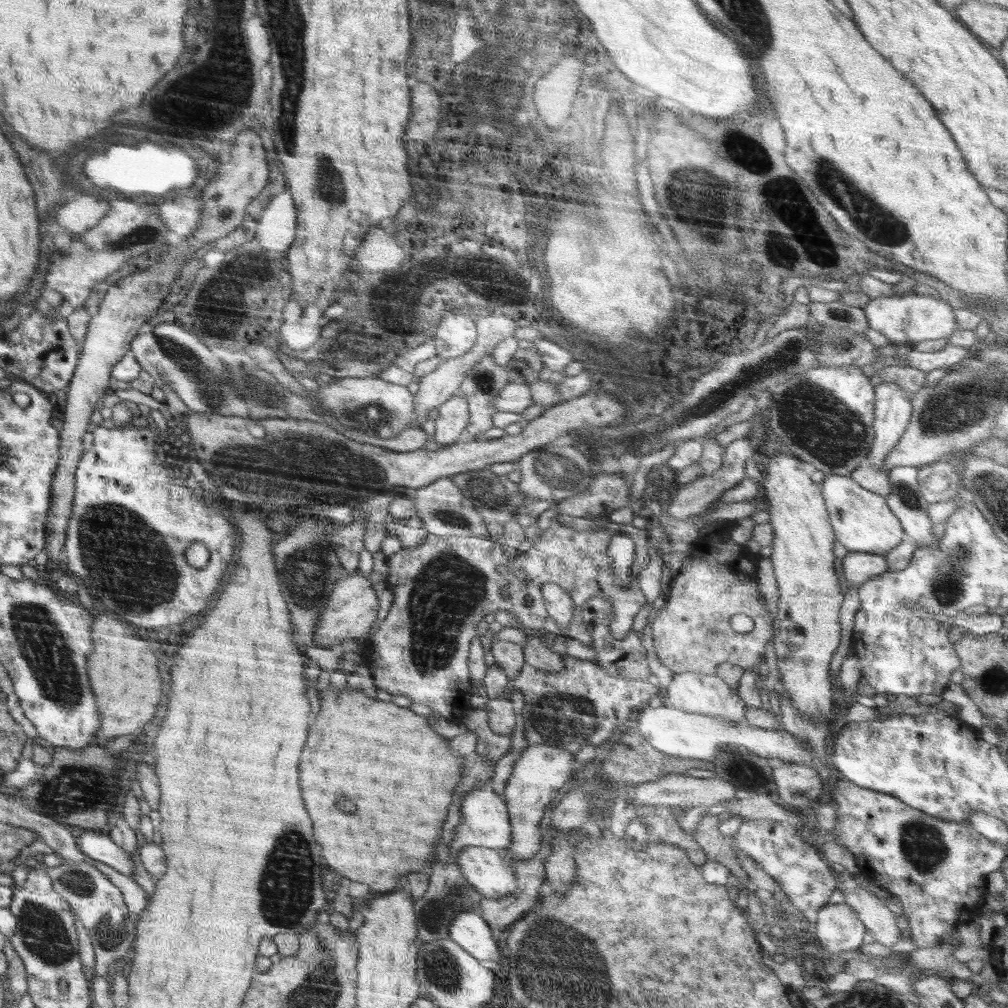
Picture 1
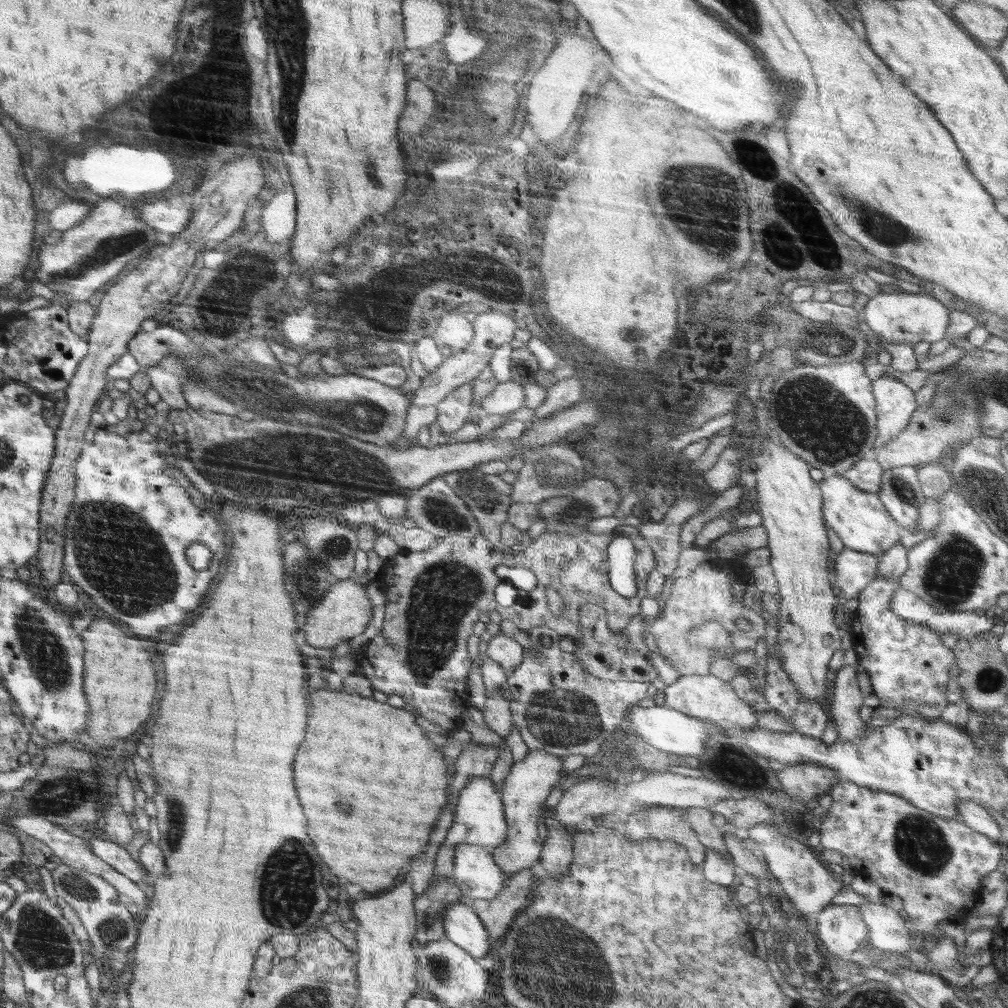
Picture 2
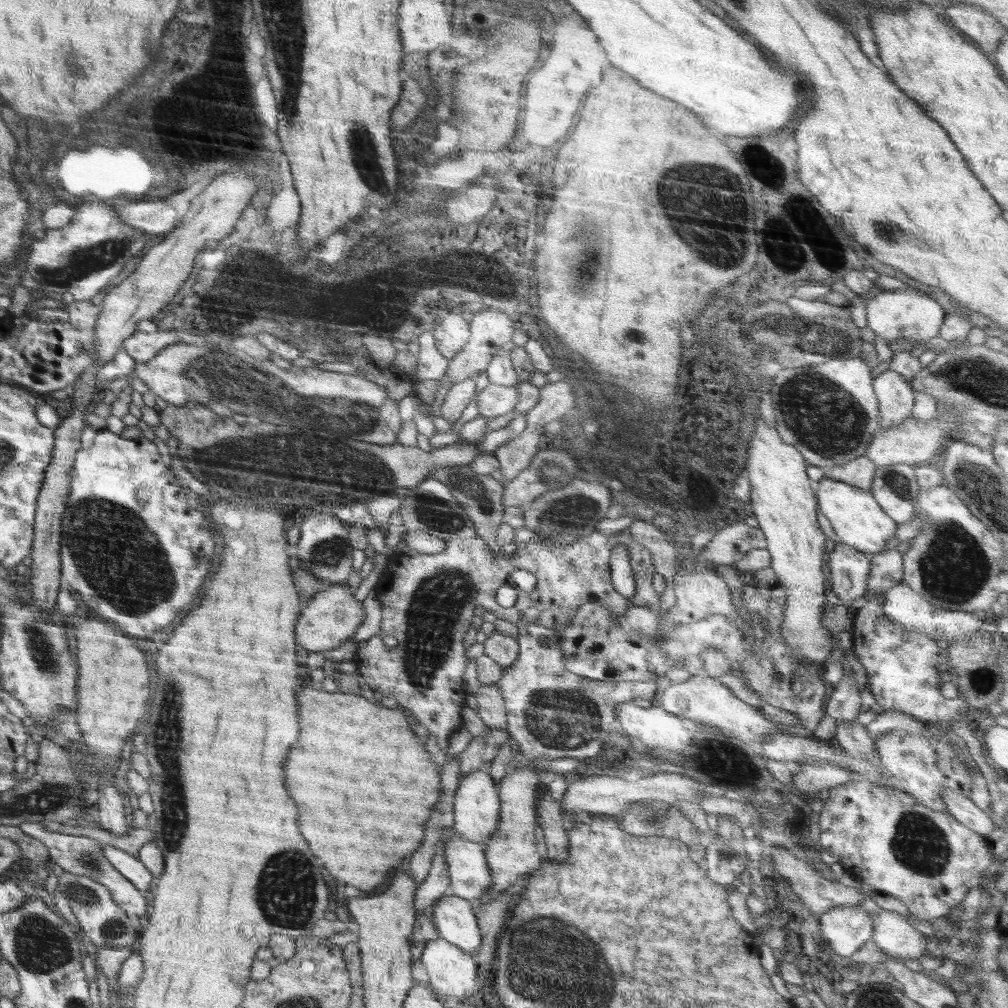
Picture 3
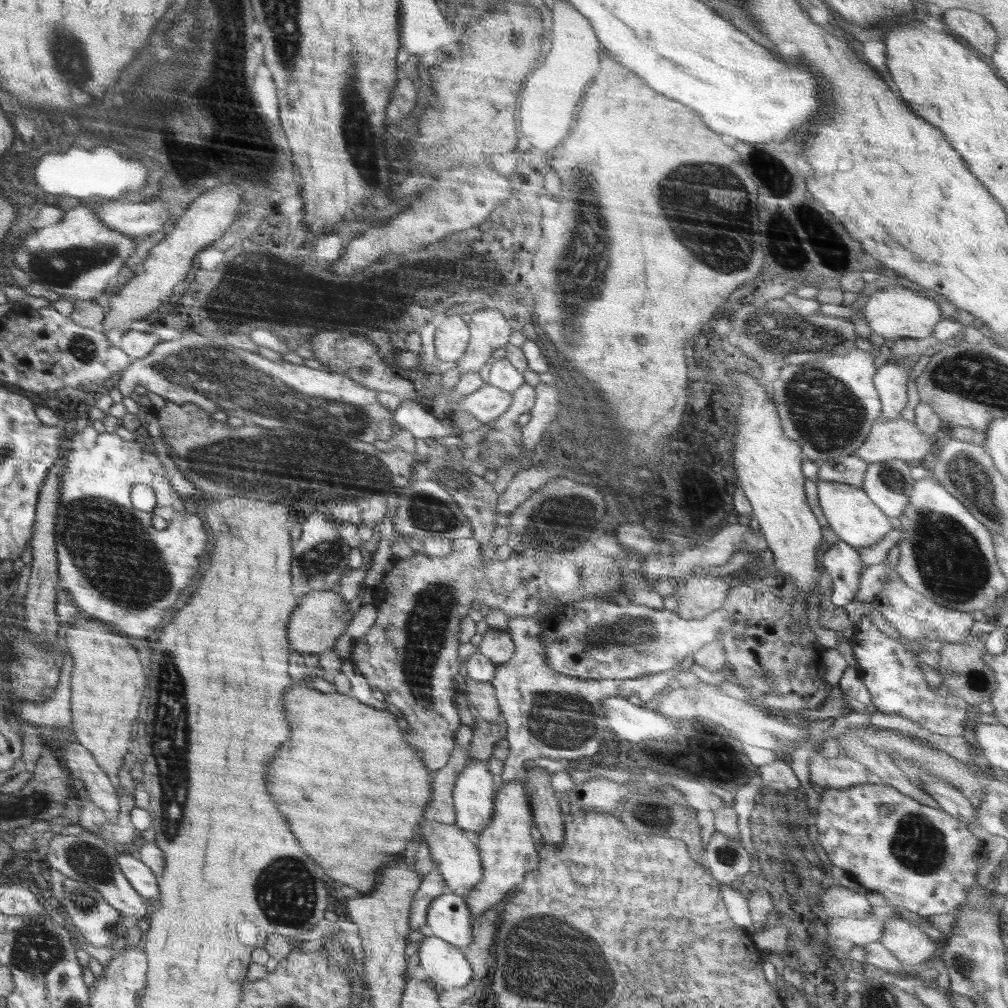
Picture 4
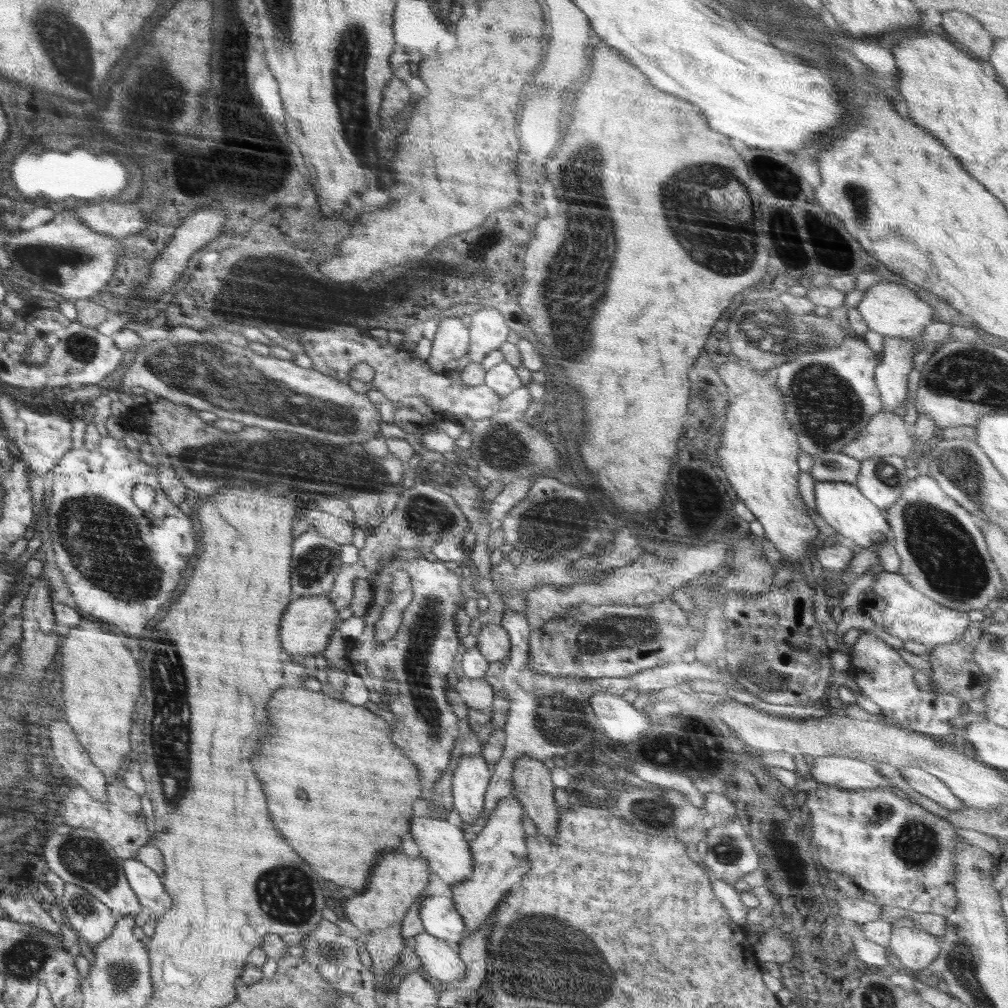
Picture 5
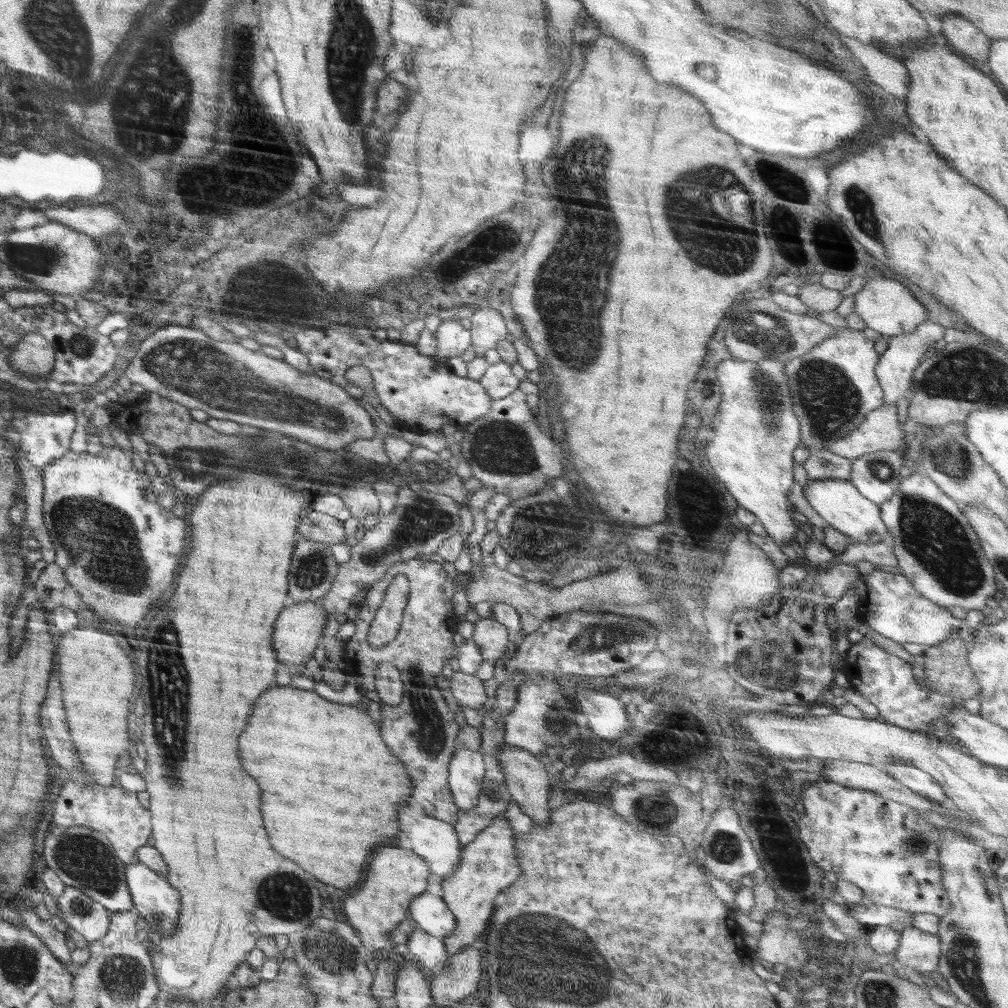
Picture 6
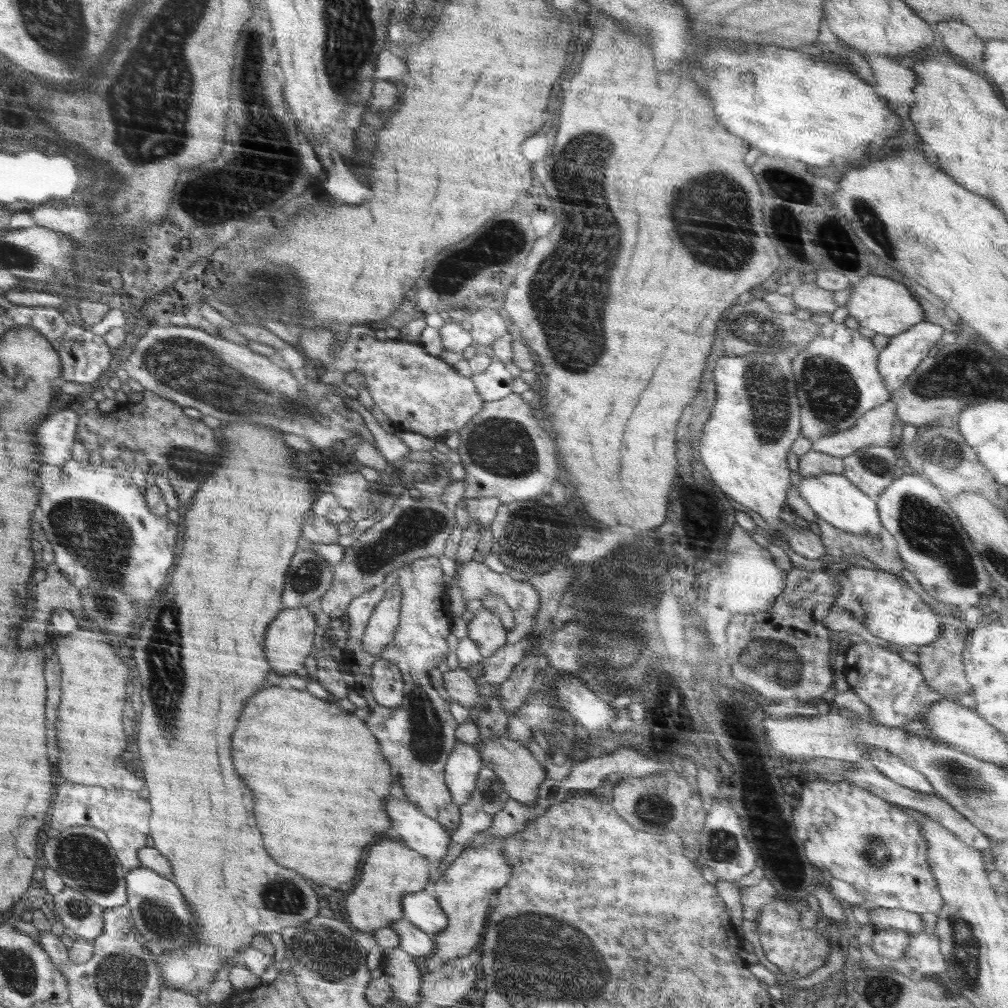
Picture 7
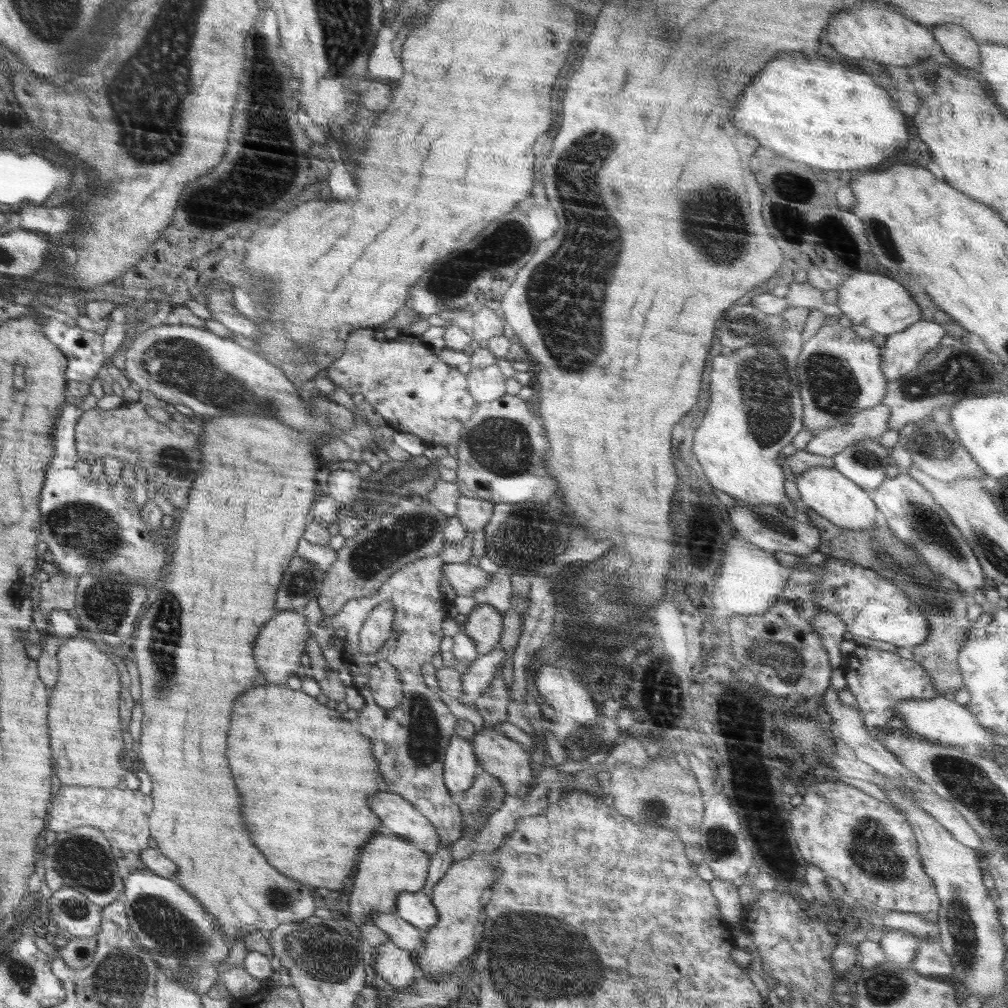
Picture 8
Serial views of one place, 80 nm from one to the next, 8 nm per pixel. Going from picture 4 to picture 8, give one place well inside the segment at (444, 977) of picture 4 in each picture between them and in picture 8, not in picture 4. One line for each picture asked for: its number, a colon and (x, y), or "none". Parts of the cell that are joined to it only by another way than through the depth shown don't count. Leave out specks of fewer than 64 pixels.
5: (439, 958)
6: (428, 951)
7: (412, 940)
8: (400, 932)

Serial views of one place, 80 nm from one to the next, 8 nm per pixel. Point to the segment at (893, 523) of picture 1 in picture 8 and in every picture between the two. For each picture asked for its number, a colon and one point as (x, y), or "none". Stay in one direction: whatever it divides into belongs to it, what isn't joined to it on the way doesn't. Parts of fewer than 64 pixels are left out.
2: (859, 518)
3: (858, 520)
4: (852, 515)
5: (859, 521)
6: (839, 502)
7: (835, 499)
8: (841, 501)

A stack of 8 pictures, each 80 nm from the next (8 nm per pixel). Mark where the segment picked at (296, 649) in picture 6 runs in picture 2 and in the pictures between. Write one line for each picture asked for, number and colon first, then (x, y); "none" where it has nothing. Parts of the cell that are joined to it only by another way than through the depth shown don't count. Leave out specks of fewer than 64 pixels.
2: (343, 613)
3: (332, 616)
4: (320, 617)
5: (306, 629)

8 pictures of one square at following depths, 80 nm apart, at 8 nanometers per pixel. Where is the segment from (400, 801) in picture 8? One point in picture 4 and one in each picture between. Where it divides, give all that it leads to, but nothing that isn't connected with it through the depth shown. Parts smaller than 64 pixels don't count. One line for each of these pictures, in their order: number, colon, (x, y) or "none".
4: (458, 861)
5: (441, 844)
6: (434, 840)
7: (421, 833)

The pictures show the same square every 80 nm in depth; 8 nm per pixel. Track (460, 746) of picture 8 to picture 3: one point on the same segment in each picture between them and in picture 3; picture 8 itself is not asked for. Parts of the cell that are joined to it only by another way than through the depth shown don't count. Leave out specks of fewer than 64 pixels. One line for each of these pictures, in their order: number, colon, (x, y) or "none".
3: (476, 803)
4: (474, 792)
5: (471, 776)
6: (467, 768)
7: (464, 764)

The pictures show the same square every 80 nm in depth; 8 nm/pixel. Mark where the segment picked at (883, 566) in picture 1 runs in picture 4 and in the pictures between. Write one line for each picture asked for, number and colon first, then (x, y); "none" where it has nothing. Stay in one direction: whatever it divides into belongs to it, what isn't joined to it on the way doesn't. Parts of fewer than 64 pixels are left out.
2: (852, 571)
3: (848, 569)
4: (842, 561)

